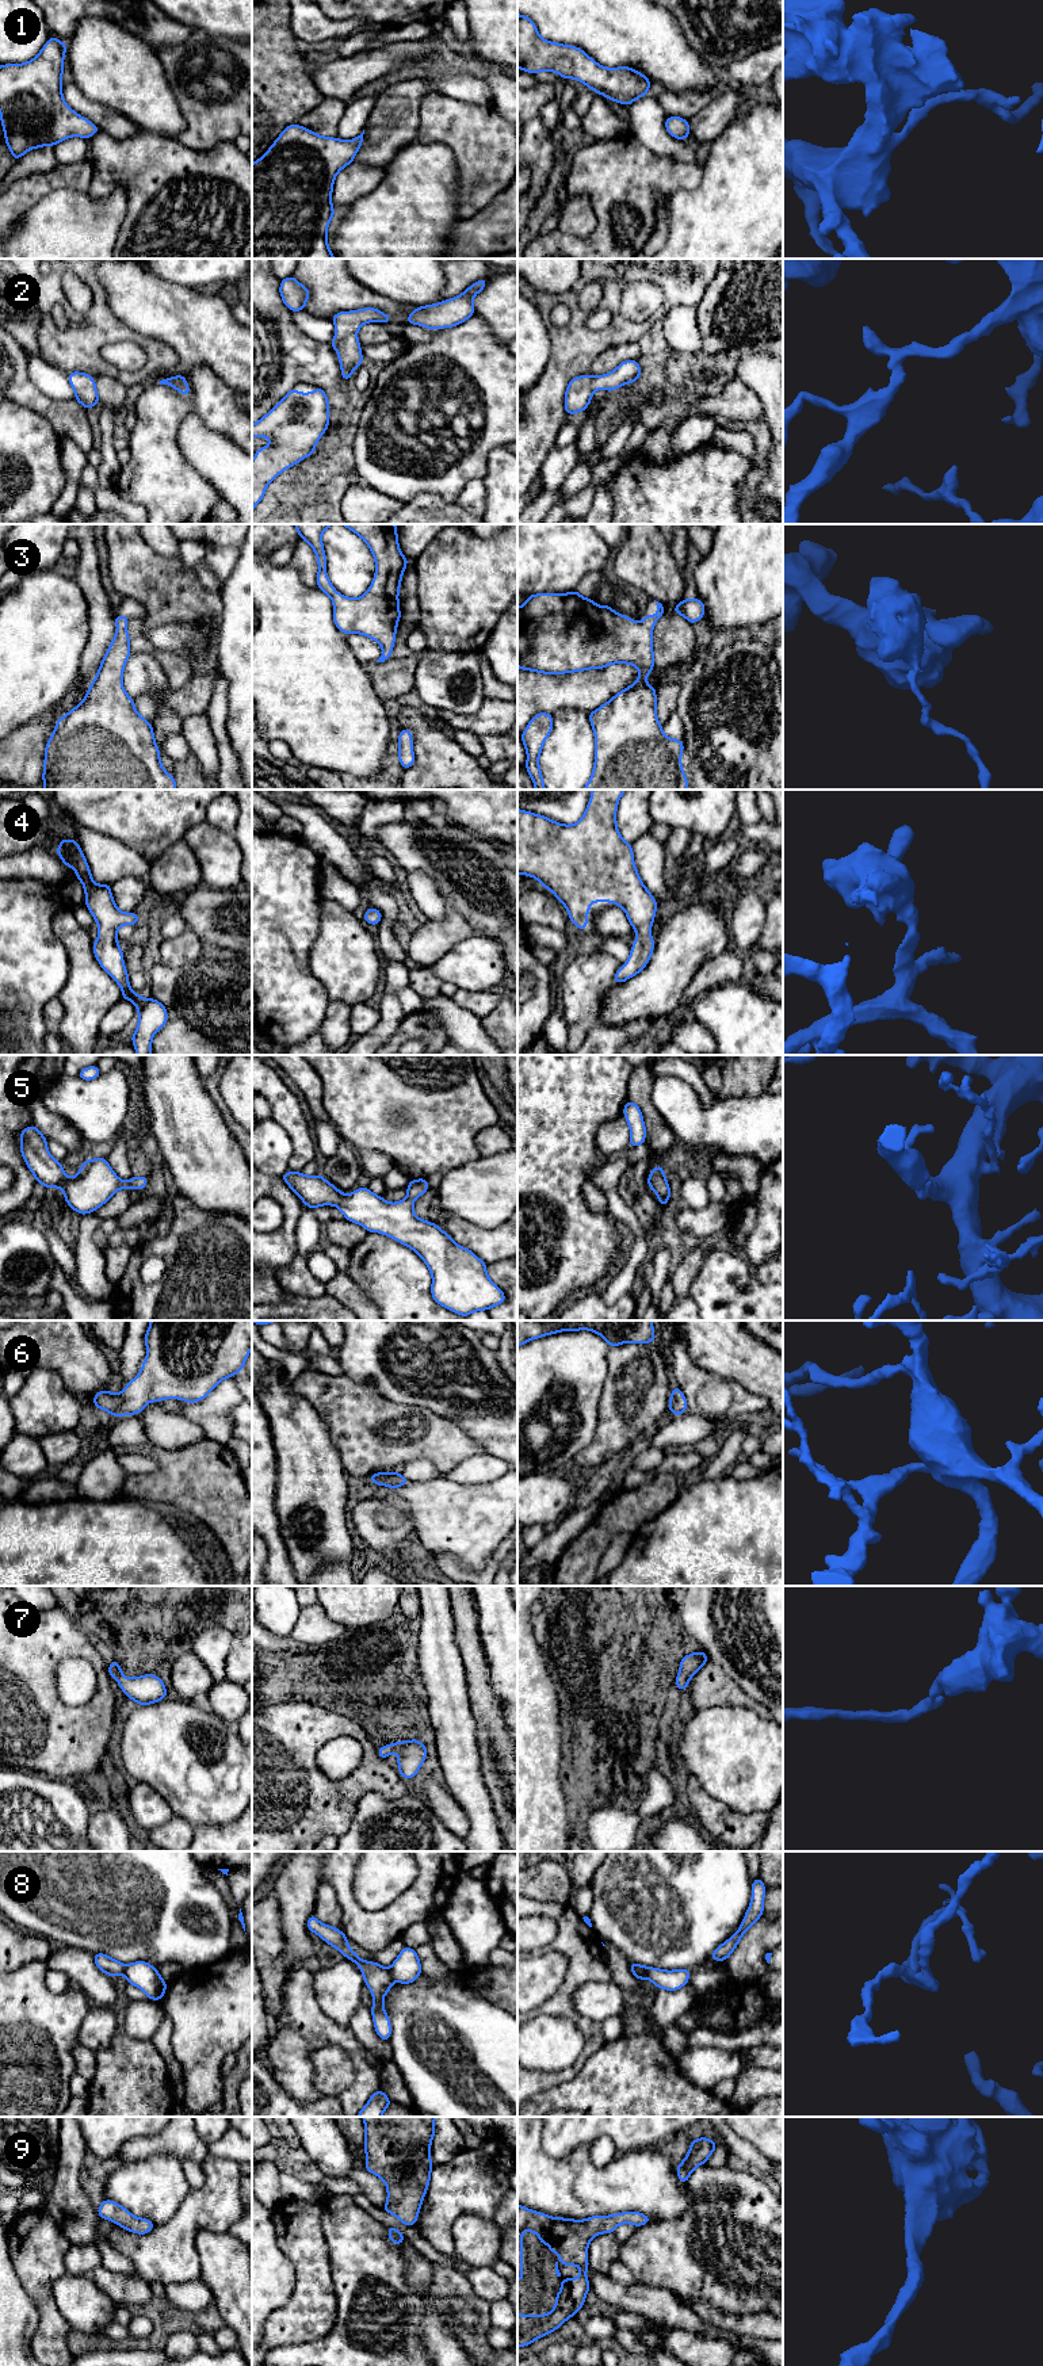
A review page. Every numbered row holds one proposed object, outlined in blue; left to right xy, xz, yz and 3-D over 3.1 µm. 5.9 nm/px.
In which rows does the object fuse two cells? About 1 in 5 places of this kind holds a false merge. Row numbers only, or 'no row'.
8

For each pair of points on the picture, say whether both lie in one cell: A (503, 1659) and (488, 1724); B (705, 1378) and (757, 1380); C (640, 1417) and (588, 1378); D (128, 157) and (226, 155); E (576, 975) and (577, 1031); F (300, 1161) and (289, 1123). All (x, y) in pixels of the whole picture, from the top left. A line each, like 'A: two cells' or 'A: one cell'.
A: two cells
B: two cells
C: two cells
D: one cell
E: one cell
F: one cell

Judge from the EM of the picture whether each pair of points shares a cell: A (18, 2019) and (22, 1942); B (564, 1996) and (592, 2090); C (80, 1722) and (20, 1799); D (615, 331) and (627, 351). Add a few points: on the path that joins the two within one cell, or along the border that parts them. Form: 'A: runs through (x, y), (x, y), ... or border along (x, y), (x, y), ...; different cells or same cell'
A: border along (45, 1961), (31, 1961), (14, 1971); different cells
B: border along (604, 2042), (573, 2078), (558, 2084); different cells
C: border along (14, 1768), (69, 1781); different cells
D: border along (637, 341), (611, 347), (595, 358); different cells

